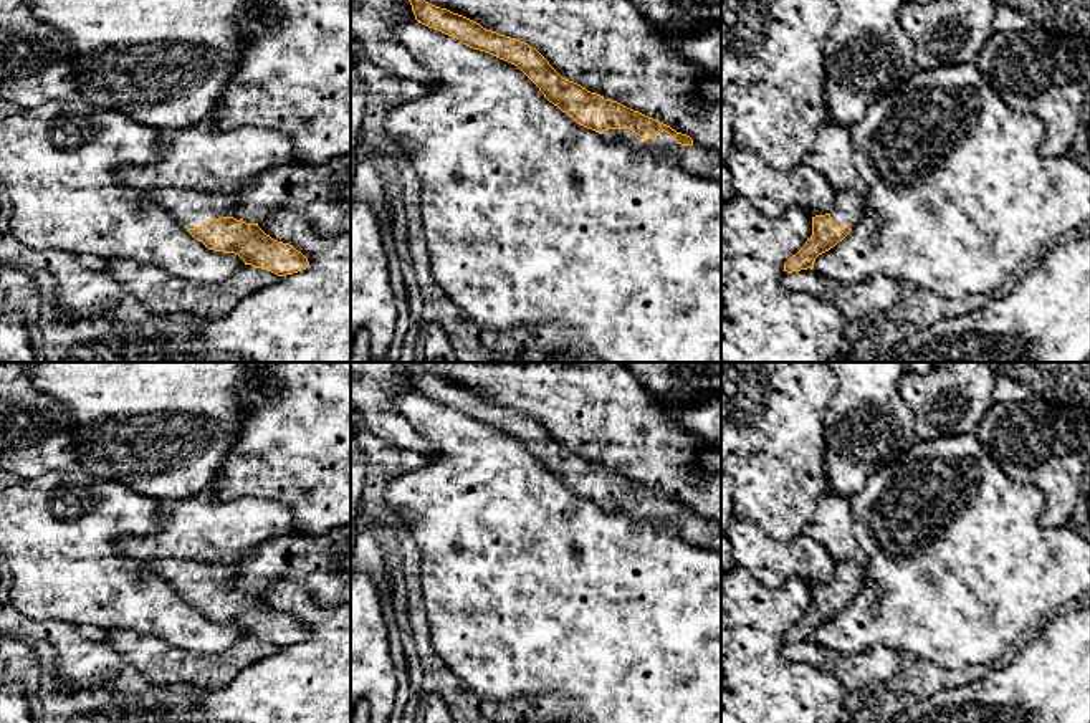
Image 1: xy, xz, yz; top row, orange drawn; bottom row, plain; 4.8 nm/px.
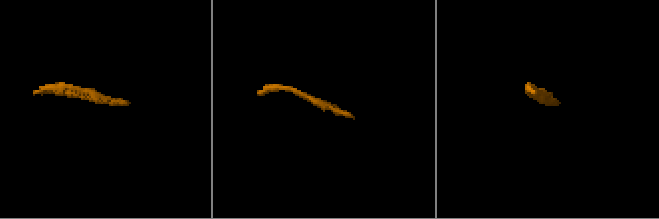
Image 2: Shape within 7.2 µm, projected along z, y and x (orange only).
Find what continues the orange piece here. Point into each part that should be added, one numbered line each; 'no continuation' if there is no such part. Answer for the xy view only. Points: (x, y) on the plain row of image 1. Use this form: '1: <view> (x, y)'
1: xy (191, 579)

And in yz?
1: yz (847, 578)

